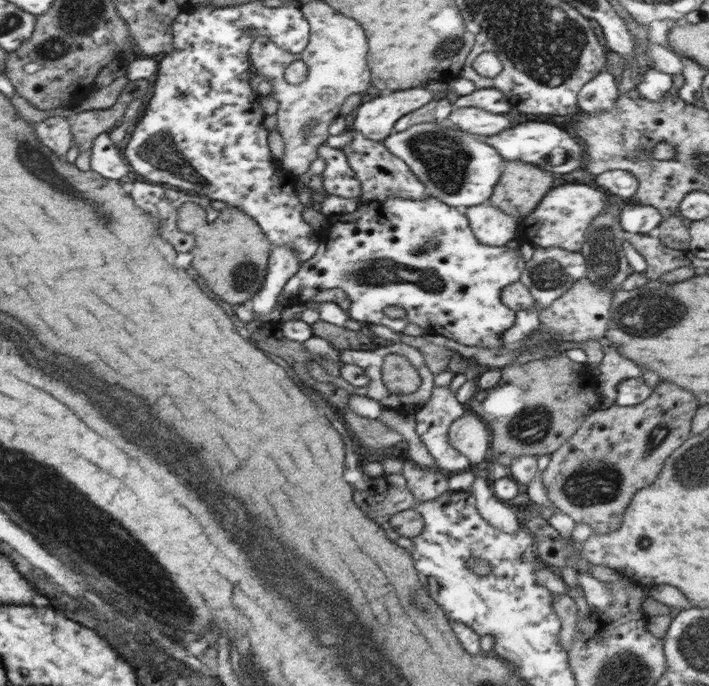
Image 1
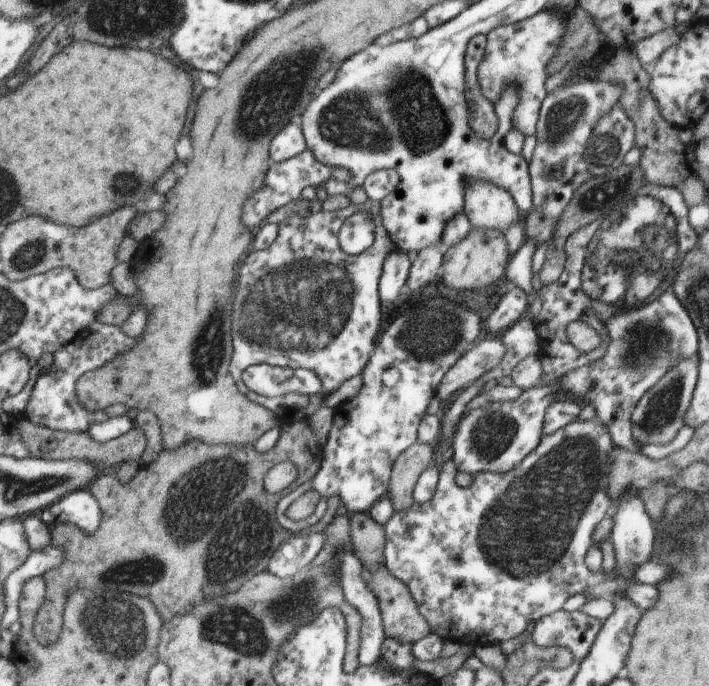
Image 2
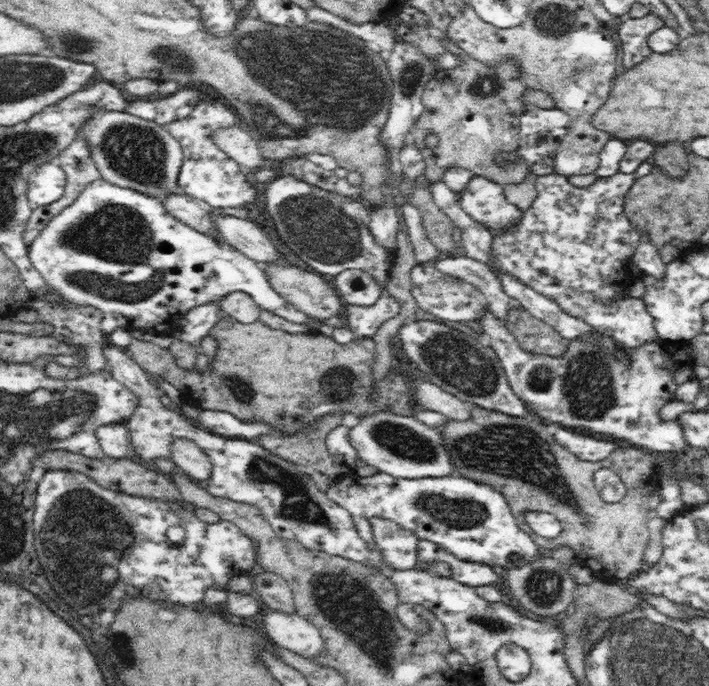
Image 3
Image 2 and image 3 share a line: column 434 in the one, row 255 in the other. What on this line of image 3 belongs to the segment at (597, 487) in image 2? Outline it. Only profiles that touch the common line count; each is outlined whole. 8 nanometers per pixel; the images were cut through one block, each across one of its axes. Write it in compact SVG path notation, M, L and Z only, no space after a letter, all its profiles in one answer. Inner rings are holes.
M644 161L635 172L600 177L586 187L576 187L568 182L568 178L557 173L537 176L537 195L531 207L523 212L520 222L510 232L493 237L493 257L489 260L489 267L492 271L507 272L522 284L556 301L564 312L584 320L595 332L611 336L612 342L620 346L623 344L624 348L638 348L646 342L654 342L659 336L646 304L640 297L630 296L627 290L636 278L630 274L628 260L636 252L641 233L625 215L623 205L623 199L632 184L652 170L651 161Z

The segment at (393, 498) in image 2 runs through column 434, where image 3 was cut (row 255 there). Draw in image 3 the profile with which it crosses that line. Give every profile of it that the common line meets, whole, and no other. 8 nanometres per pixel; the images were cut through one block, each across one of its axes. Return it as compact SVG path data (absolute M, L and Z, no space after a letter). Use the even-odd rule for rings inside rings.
M420 180L415 182L415 194L412 195L407 202L413 204L421 211L423 215L423 226L427 233L427 238L430 239L436 248L442 251L445 256L458 256L461 254L452 254L454 248L454 239L452 236L455 234L453 221L448 218L444 211L439 206L436 206L431 192L422 187Z

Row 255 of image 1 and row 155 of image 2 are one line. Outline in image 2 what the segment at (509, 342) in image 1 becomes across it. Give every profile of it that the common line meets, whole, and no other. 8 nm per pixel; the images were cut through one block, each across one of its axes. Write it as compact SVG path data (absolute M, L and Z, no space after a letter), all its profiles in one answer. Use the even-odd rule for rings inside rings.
M588 81L560 86L546 95L541 104L540 118L536 124L536 145L528 172L531 180L532 206L530 212L524 214L524 230L526 241L535 240L535 250L556 232L556 224L560 214L573 197L574 176L583 167L584 150L591 142L594 126L598 120L612 112L612 108L620 103L624 86L616 82Z

